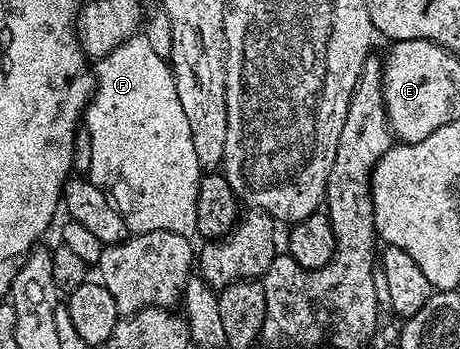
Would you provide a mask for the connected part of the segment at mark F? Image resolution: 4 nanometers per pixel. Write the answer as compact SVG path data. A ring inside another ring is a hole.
M136 34L119 44L109 55L100 57L94 65L93 74L95 90L83 119L85 130L90 134L88 180L111 197L130 233L169 231L192 239L197 234L197 194L203 169L194 151L189 123L179 102L170 63L154 53L145 34Z

